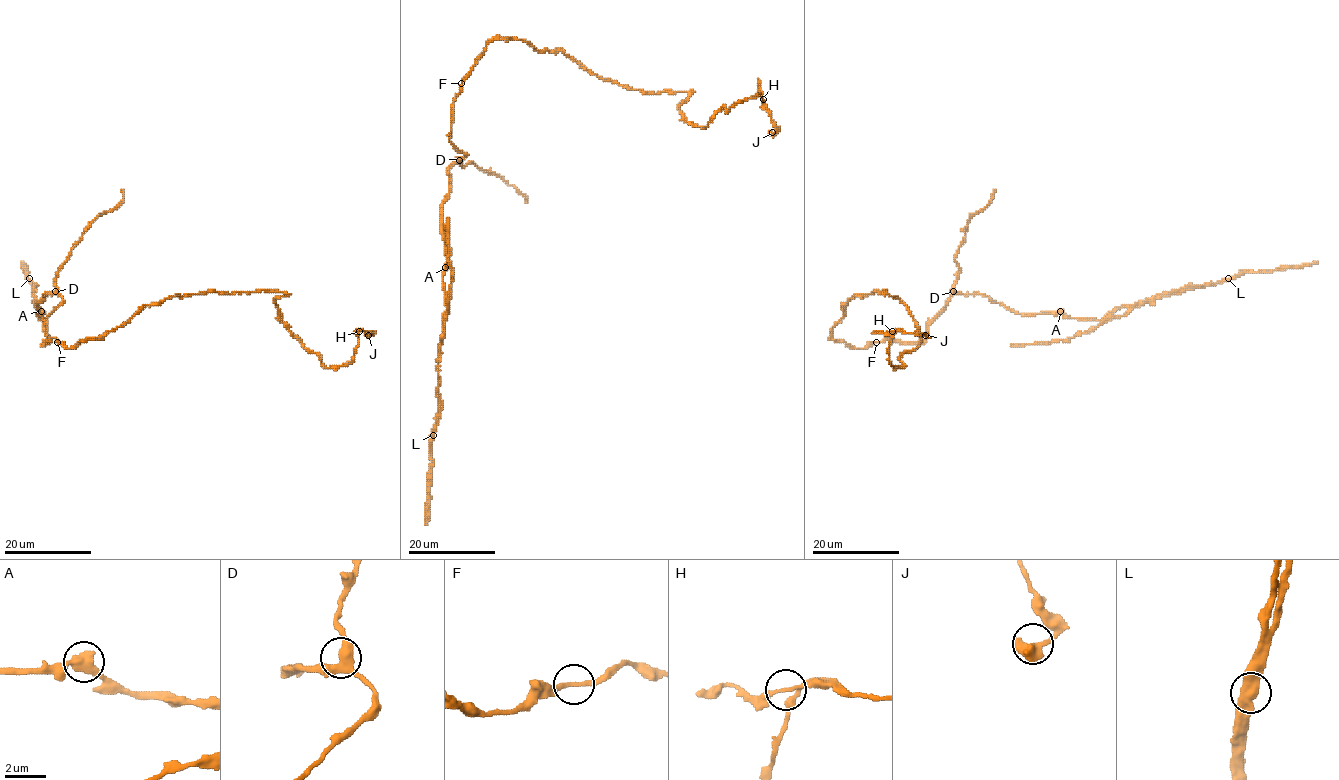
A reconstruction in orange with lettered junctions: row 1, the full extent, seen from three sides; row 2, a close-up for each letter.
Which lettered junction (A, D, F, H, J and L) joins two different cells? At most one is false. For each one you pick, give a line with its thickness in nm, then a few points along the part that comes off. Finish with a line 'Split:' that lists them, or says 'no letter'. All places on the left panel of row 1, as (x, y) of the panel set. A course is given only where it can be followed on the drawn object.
L: calibre 500 nm; course (29, 278), (37, 285), (33, 300), (44, 321), (48, 338), (42, 346)
Split: L

